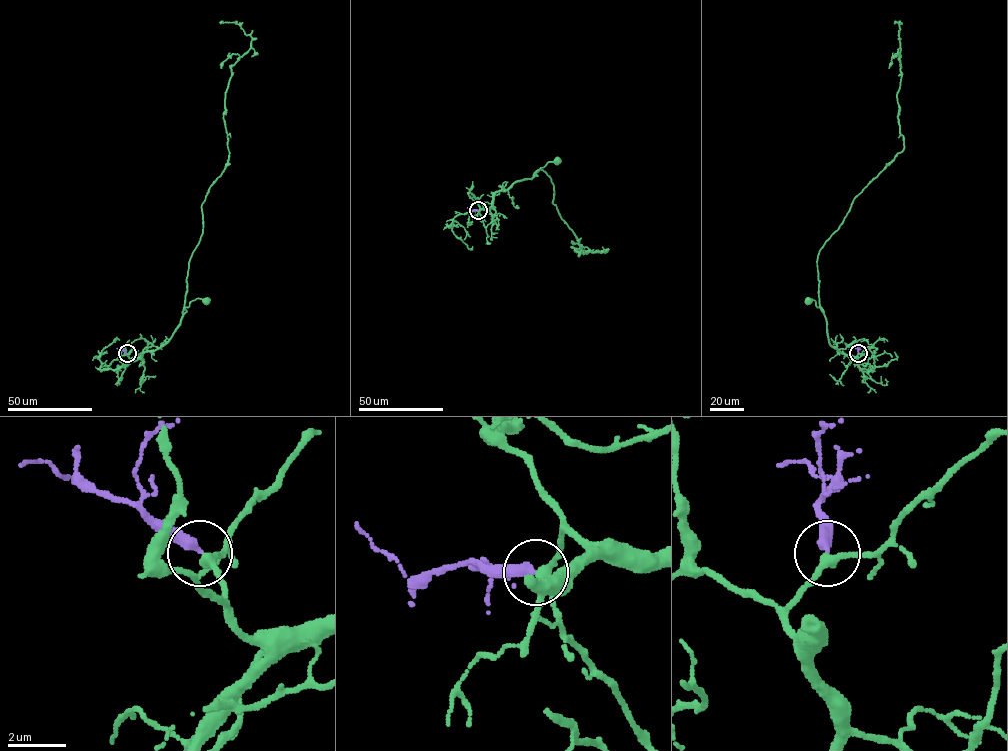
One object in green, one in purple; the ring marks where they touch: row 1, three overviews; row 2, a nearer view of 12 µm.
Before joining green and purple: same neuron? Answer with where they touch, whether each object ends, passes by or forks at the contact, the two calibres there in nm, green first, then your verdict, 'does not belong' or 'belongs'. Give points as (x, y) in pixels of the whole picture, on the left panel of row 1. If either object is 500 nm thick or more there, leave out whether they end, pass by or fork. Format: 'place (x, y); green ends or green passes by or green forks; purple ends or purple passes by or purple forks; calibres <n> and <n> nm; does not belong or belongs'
place (127, 353); green passes by; purple ends; calibres 280 and 360 nm; belongs

